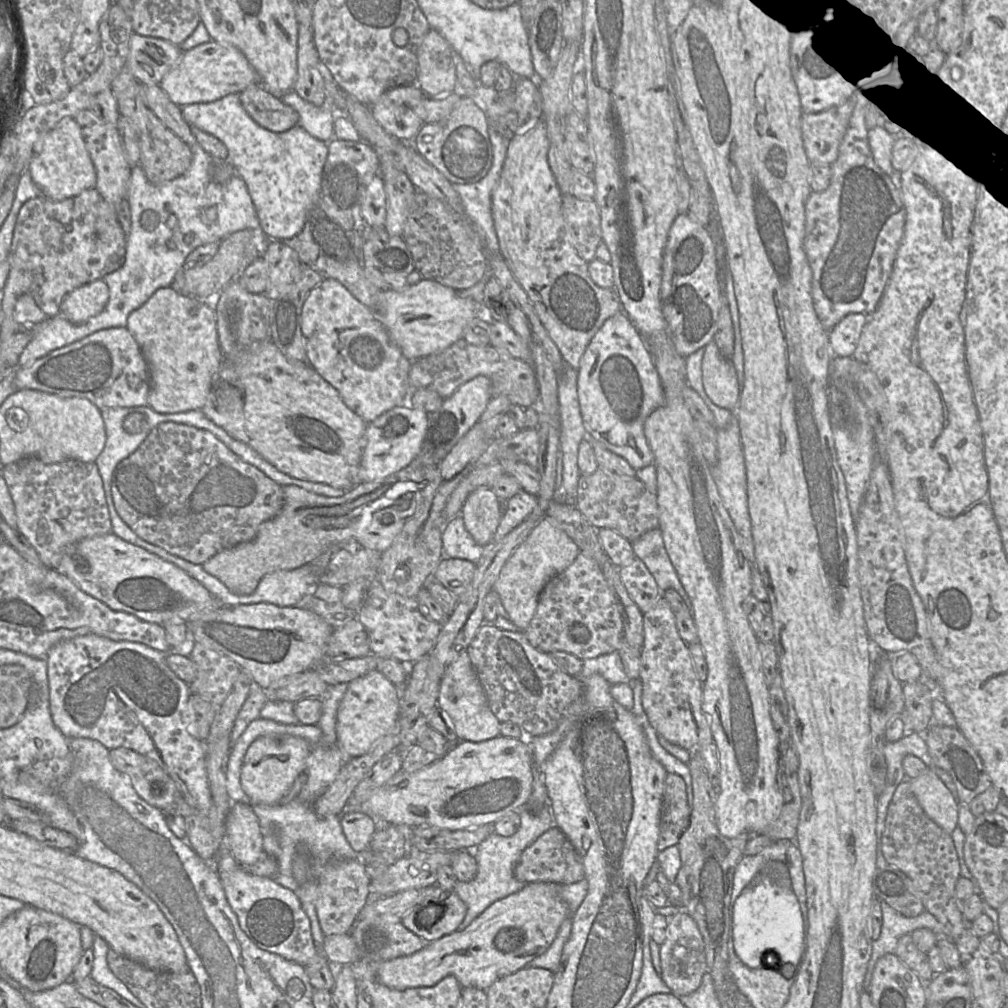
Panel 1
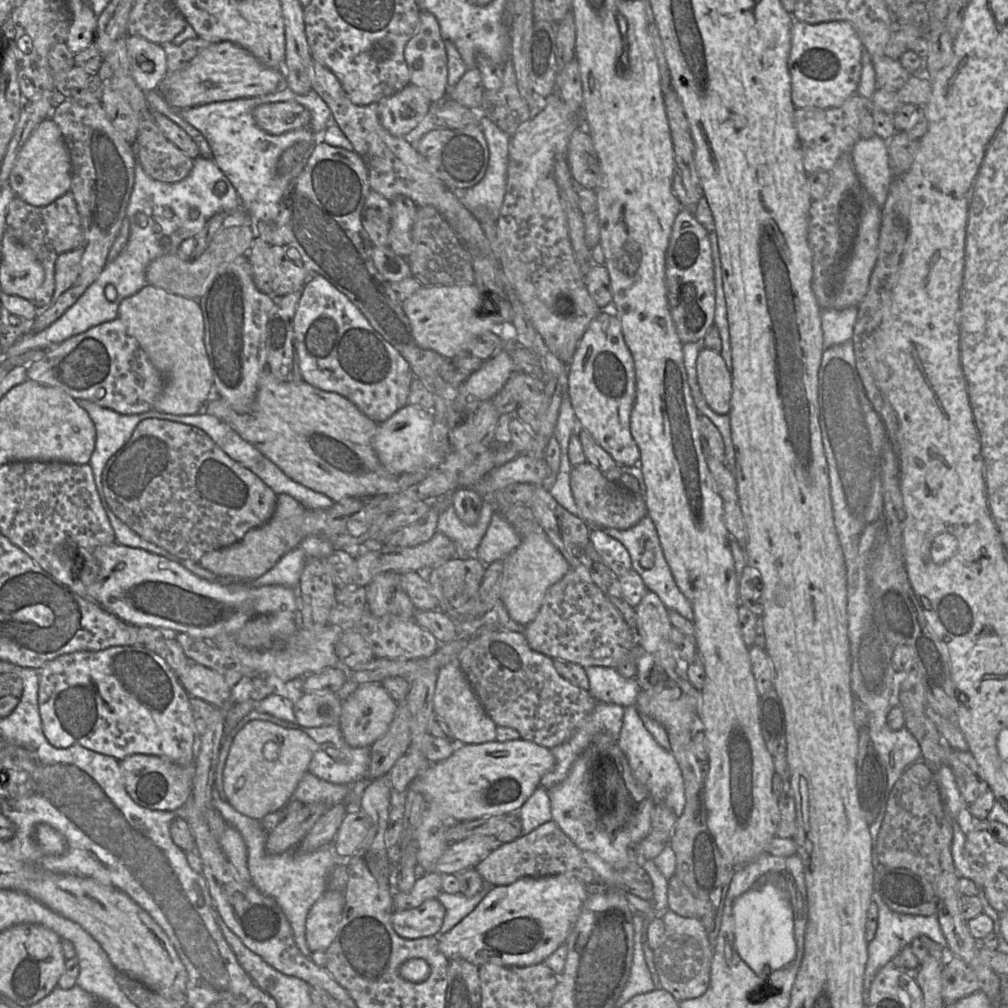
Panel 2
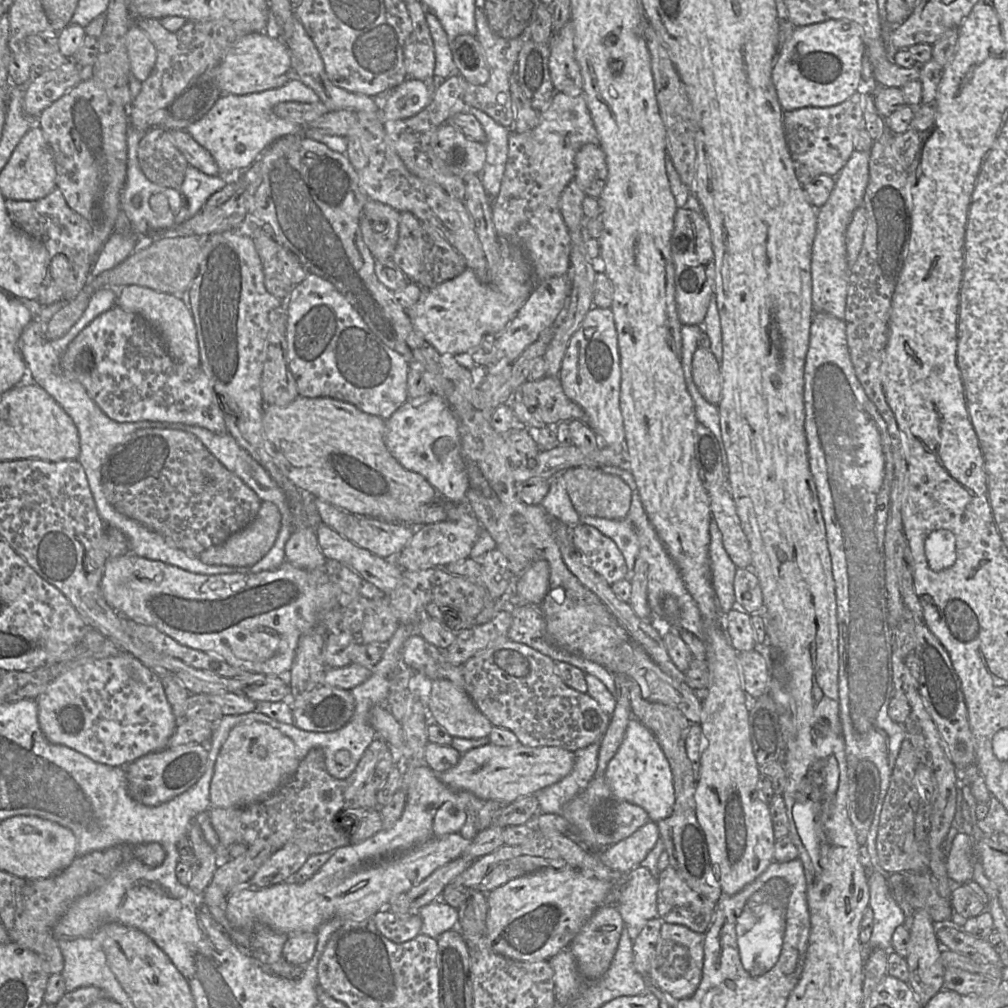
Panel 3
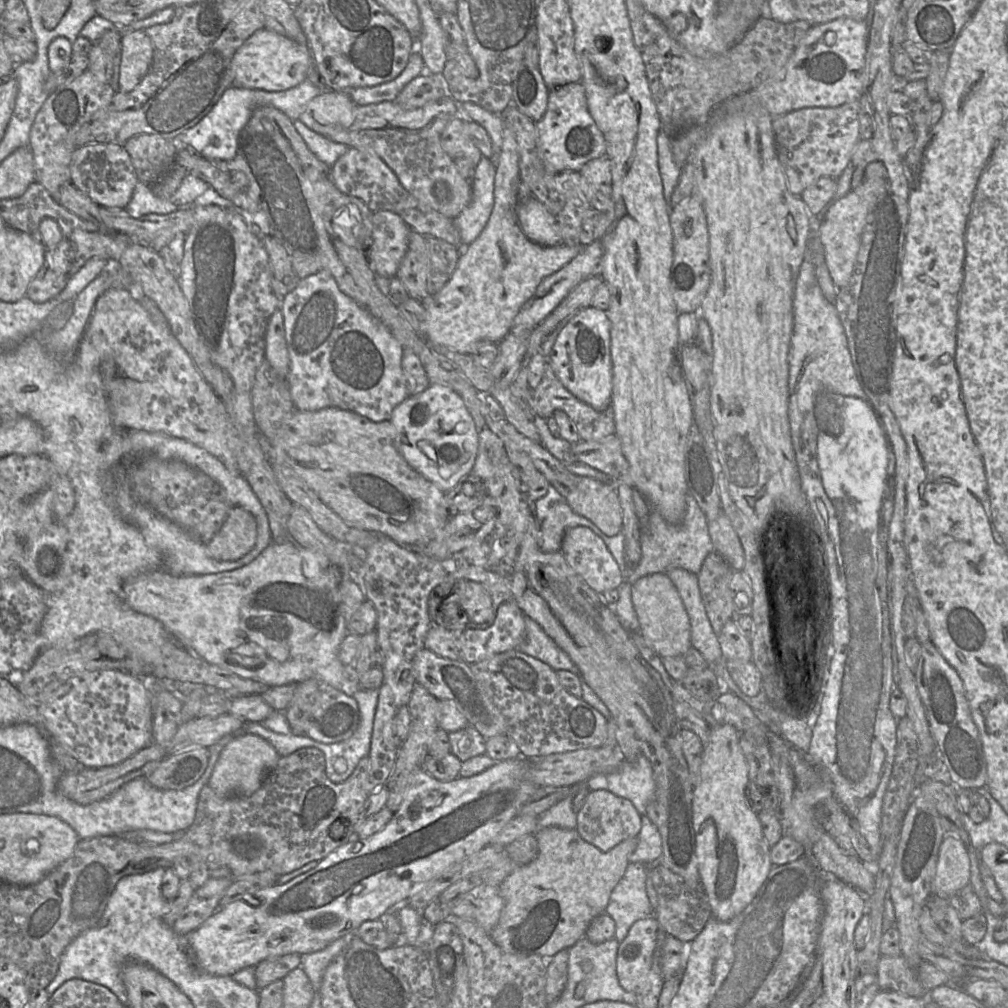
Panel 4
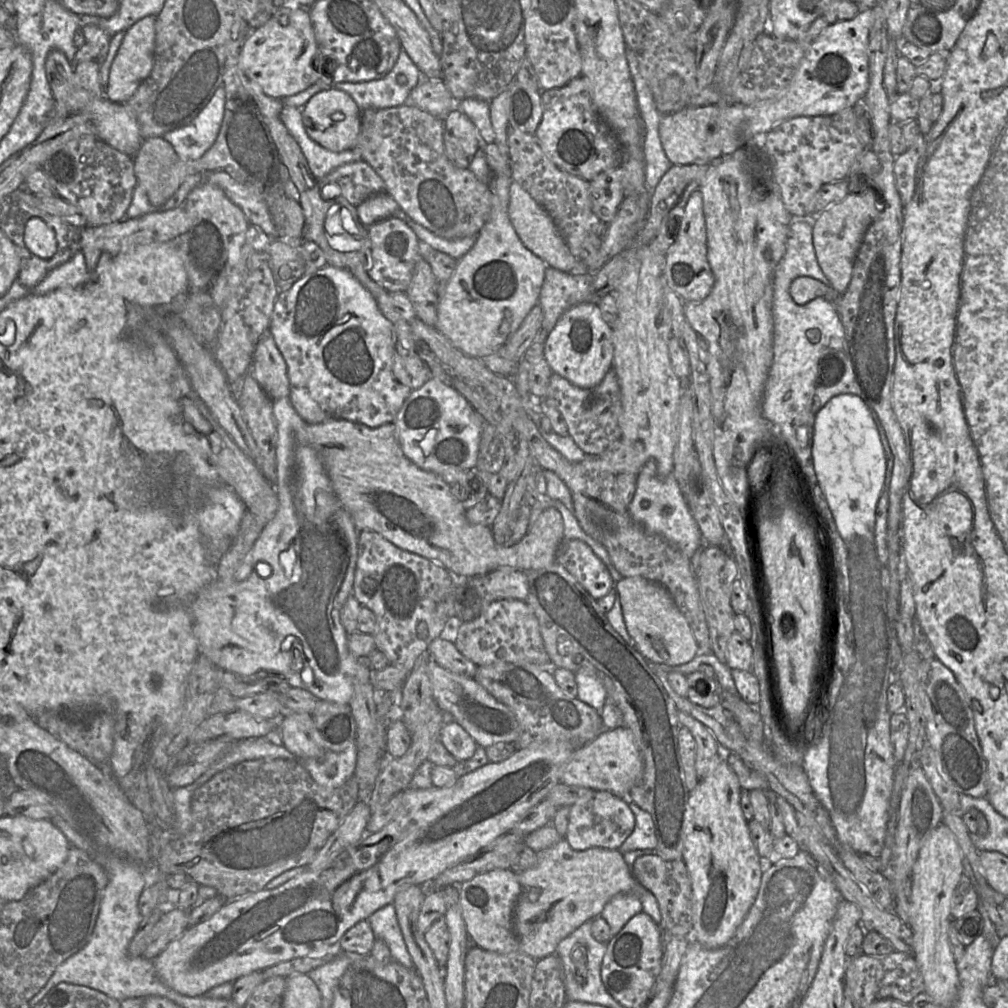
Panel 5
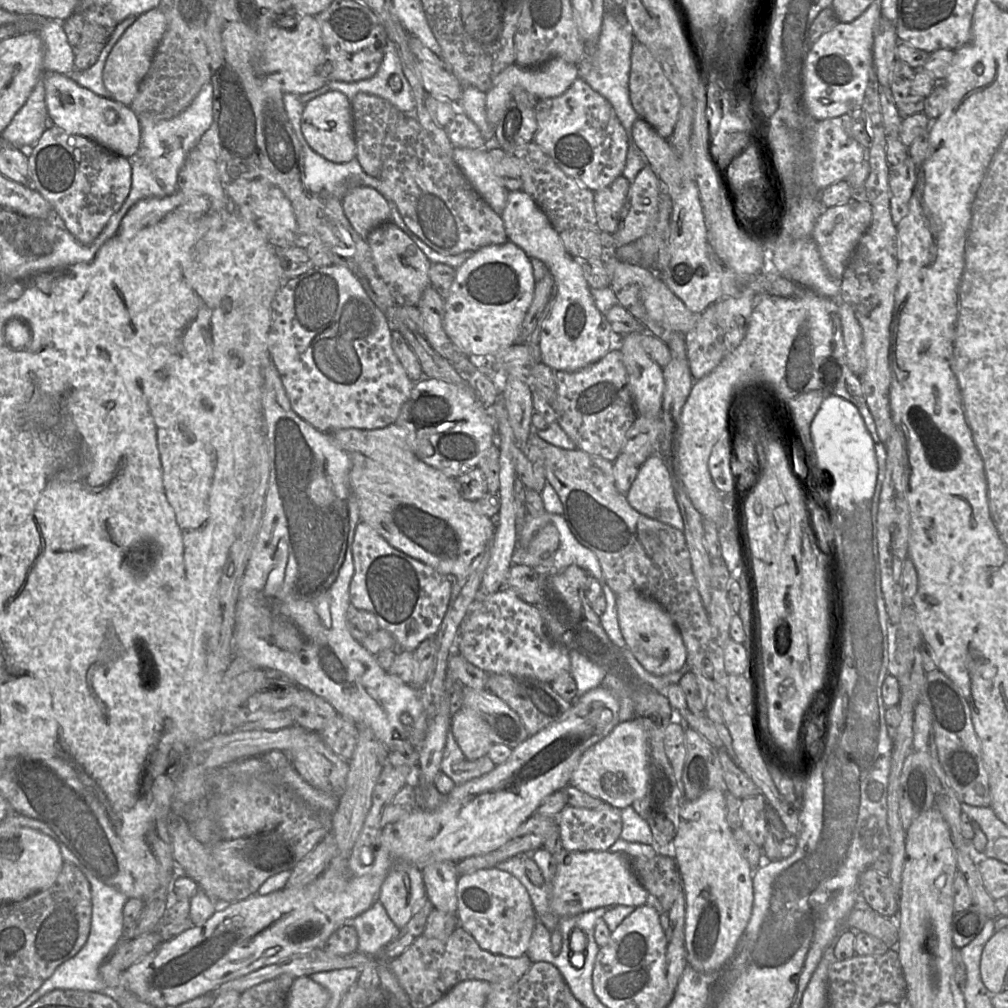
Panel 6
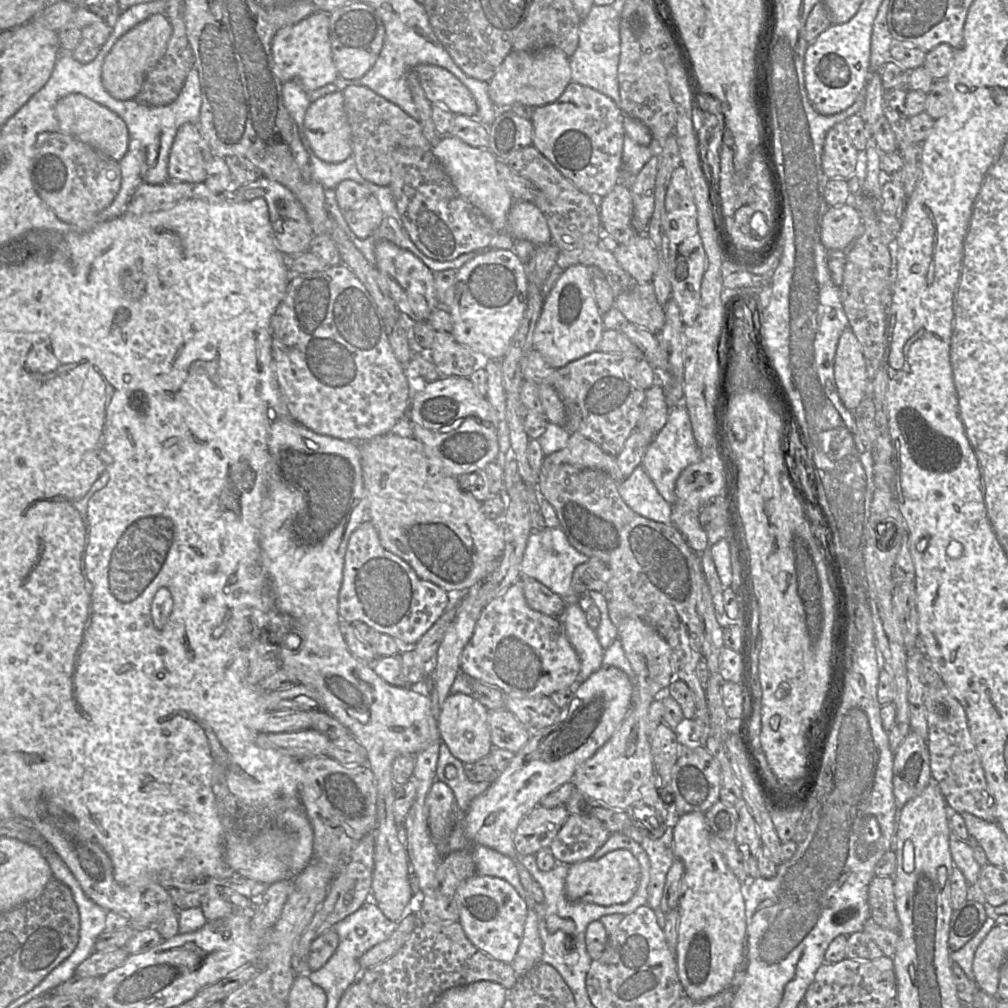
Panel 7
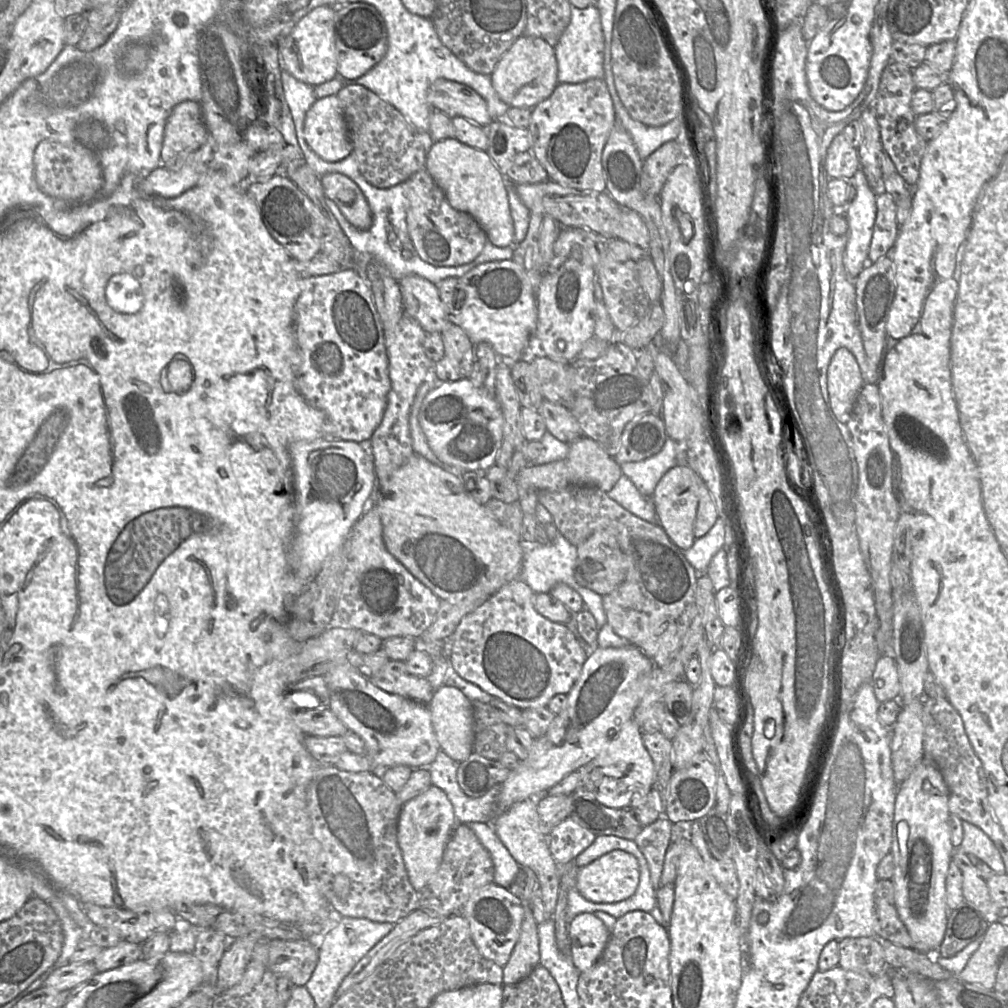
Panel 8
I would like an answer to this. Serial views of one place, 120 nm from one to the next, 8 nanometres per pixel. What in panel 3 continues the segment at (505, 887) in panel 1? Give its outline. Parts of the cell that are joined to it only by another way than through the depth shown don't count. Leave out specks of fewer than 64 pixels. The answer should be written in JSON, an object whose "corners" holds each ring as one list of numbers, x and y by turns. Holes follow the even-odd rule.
{"corners":[[443,899,435,900,418,911,422,919,420,934,437,939,443,932,457,928,458,909]]}

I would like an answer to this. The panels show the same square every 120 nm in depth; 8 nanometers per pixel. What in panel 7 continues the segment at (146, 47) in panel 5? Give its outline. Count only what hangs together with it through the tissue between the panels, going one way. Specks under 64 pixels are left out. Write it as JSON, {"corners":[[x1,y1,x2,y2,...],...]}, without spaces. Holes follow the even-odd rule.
{"corners":[[157,13,126,32,113,46,105,58,102,81,106,90,119,100,135,99,147,74,165,53,172,35,172,26,165,14]]}

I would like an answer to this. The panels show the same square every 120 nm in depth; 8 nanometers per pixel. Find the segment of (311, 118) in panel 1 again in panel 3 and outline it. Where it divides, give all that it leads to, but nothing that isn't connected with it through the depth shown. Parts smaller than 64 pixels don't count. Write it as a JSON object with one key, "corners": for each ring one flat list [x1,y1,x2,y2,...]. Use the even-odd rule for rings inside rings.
{"corners":[[297,77,292,78,284,86,248,95,222,94,211,109,198,121,186,128,193,139,206,149,214,159,217,167,222,172,234,169,246,170,259,157,259,155,275,140,290,134,299,134,307,126,296,121,279,118,273,112,274,106,282,102,316,103,318,95]]}

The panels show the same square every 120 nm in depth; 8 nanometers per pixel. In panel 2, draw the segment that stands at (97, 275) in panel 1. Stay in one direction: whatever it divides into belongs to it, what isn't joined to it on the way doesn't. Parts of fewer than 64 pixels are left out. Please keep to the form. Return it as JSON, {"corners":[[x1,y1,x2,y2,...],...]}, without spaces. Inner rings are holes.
{"corners":[[68,191,51,204,41,207,33,206,21,198,15,197,7,208,6,230,18,242,31,249,43,266,44,282,37,291,33,303,39,311,44,310,49,306,55,291,55,262,58,256,61,253,77,249,83,241,83,226,72,192]]}

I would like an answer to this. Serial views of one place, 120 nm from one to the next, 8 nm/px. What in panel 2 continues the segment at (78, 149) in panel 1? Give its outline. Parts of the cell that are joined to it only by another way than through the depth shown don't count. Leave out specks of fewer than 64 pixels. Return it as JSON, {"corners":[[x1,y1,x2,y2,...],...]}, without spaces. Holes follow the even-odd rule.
{"corners":[[51,119,43,120,21,148,7,184,16,197,33,206,47,206,70,191,71,161,58,125]]}

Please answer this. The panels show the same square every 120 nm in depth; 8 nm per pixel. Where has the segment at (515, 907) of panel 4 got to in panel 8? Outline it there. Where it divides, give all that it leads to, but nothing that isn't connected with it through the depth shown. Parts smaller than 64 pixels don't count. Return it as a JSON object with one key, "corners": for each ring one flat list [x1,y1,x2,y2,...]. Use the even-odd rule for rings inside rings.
{"corners":[[613,850,587,866,578,868,575,887,594,903,614,903,630,898,640,881,640,867,636,857,623,850]]}

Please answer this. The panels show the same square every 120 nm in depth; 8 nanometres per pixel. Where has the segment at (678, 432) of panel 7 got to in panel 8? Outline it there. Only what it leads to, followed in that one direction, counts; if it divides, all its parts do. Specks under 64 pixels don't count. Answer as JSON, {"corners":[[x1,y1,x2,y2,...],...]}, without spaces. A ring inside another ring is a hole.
{"corners":[[667,437,662,449,657,454,638,462,623,463,620,465,620,469,639,492,651,500,659,480,669,469,677,465,687,465,684,443]]}

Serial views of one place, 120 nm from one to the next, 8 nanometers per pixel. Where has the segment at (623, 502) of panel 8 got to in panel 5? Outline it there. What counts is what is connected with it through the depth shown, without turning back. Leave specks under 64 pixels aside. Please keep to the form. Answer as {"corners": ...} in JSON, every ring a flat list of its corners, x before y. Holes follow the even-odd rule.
{"corners":[[647,460,637,474,636,490,628,505,628,511,632,519,646,532,662,536,688,559,703,545,700,530,689,511,678,482,672,473,659,477,654,460]]}

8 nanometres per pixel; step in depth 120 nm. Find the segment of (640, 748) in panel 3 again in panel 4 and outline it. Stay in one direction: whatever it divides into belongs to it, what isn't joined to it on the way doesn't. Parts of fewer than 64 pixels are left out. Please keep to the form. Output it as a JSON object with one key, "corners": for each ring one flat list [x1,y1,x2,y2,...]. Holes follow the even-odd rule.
{"corners":[[644,756,632,762,624,760,615,771,595,775,585,783,591,791,607,790,628,799,640,815,646,814,656,789,651,763]]}

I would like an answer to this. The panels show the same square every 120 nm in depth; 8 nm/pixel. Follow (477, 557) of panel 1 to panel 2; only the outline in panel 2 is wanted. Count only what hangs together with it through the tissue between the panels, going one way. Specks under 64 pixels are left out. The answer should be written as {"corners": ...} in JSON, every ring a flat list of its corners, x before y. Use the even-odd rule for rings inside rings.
{"corners":[[484,501,477,522,467,525,459,519,454,506,449,504,439,516,437,530,455,542,459,551,458,556,475,556,493,514,493,504]]}

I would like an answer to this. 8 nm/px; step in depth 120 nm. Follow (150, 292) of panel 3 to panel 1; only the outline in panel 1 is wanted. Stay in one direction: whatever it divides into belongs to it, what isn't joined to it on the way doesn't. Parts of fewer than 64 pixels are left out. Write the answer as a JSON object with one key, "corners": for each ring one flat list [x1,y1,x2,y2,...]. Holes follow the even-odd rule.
{"corners":[[172,287,159,288,142,306,128,316,126,327,140,346,148,366,149,406,160,414,201,410,222,364,216,315,212,303,209,300,179,294]]}

